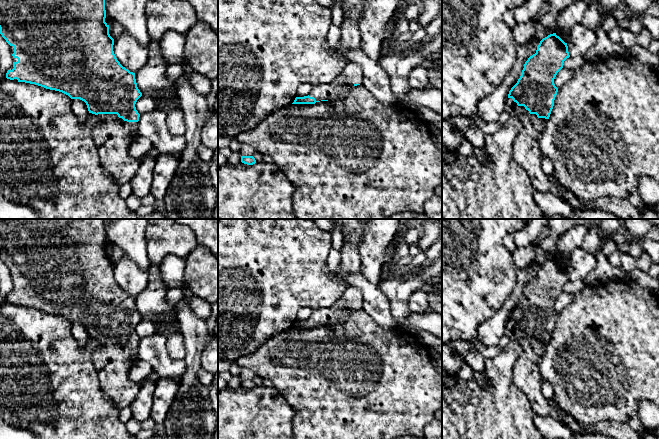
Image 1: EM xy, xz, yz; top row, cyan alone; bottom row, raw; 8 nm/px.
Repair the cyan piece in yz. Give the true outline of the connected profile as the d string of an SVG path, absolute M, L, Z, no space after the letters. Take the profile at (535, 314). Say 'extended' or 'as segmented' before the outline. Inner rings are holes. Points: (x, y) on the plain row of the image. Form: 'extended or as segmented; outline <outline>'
extended; outline M556 257L543 262L537 270L536 277L524 288L521 300L511 312L506 323L506 335L510 339L520 339L523 347L521 356L513 366L513 383L523 391L529 399L535 415L550 416L551 408L542 393L544 381L538 371L538 361L550 341L558 312L554 308L557 297L563 292L564 285L569 282L568 270Z

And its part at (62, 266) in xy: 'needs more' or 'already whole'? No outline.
needs more

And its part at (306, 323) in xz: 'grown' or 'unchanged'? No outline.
grown

